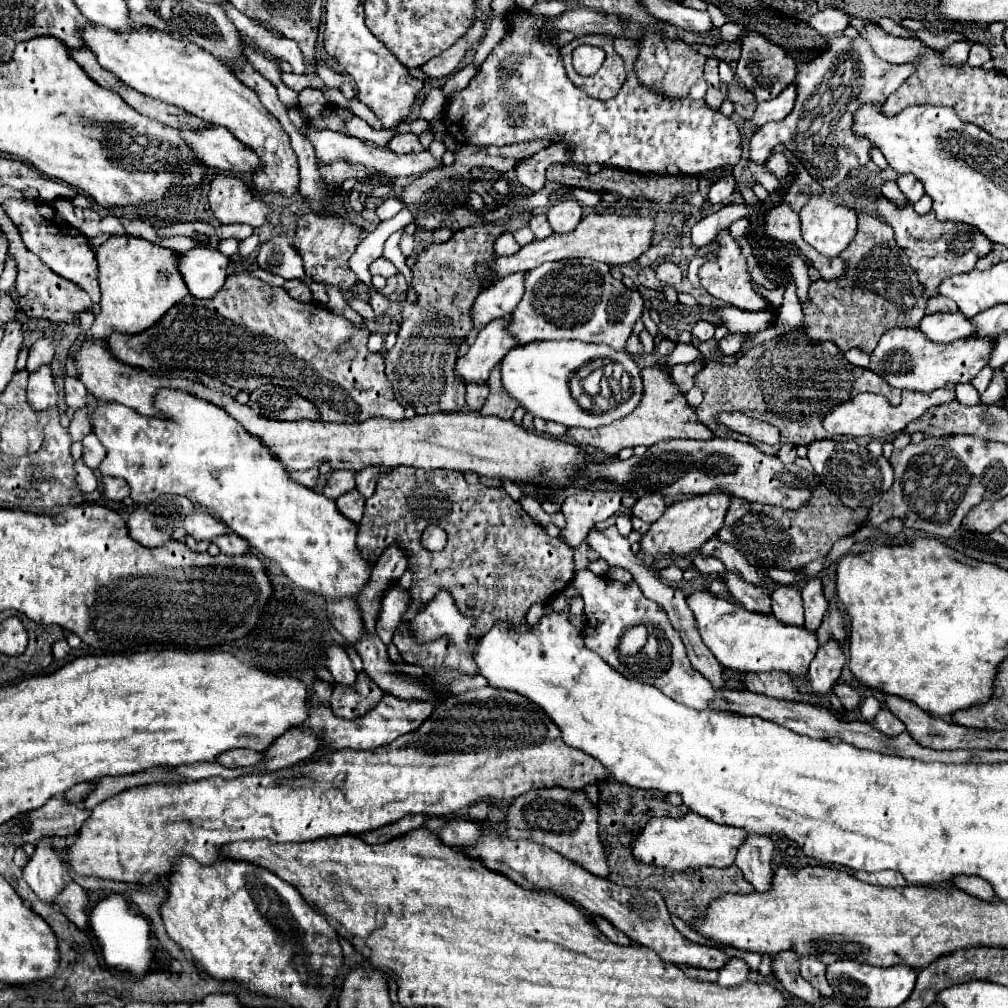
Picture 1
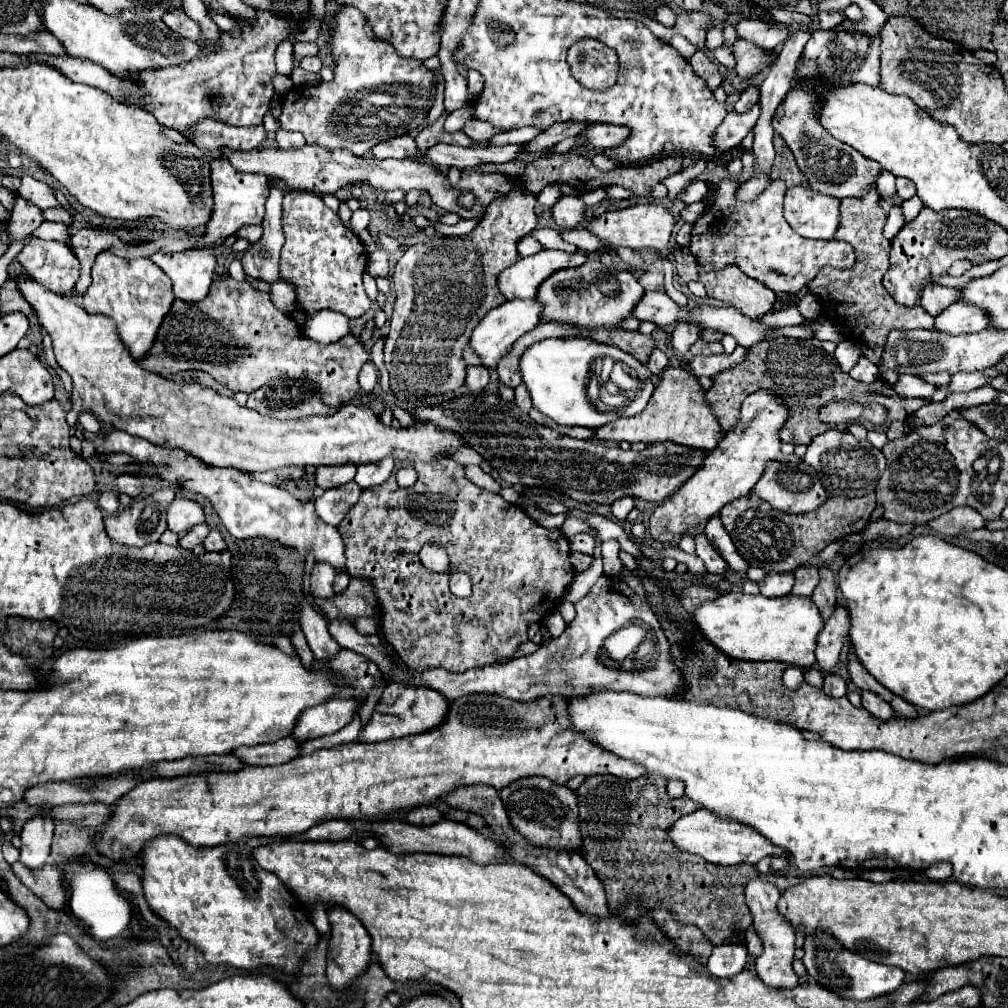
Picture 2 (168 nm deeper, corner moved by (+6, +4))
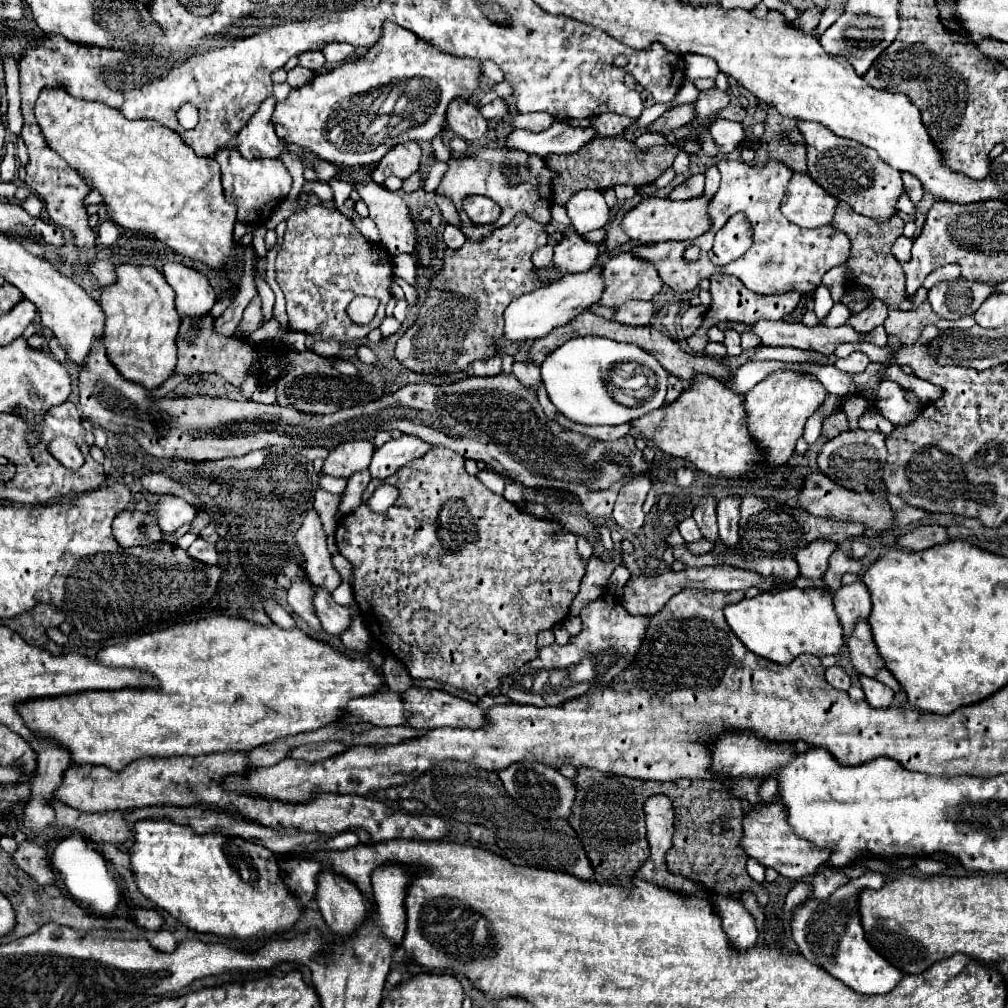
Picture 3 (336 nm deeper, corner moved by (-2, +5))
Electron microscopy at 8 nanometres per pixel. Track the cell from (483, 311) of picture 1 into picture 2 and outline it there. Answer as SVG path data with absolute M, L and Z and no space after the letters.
M541 250L533 256L519 258L513 266L499 274L497 288L505 300L513 298L533 298L539 284L553 272L561 268L577 268L587 260L585 252L567 254L561 250Z

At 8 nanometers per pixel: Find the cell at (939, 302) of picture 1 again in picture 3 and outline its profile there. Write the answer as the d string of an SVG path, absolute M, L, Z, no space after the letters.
M967 279L941 281L933 289L929 289L927 299L937 315L943 319L961 319L965 315L973 315L981 303L993 293L995 285L975 283Z

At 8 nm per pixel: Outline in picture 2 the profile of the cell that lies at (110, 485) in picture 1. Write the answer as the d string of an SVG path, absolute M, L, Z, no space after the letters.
M131 474L117 476L117 492L119 494L127 494L127 496L139 496L141 494L139 478L131 476Z

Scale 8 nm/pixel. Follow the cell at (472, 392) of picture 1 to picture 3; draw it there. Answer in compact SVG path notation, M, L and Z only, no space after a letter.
M493 355L485 361L473 361L473 373L481 375L481 377L491 377L501 373L501 355Z

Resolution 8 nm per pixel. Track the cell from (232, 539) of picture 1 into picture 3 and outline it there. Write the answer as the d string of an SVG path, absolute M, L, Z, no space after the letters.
M203 539L193 541L191 547L187 549L187 553L189 553L189 557L193 557L193 559L205 563L205 565L217 565L217 561L219 561L219 553L217 553L215 545L207 543Z

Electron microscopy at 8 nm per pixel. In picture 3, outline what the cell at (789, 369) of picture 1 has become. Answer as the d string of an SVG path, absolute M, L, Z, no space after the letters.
M839 409L835 415L831 415L829 419L825 419L825 423L823 423L823 433L821 433L821 435L827 437L827 439L831 439L831 437L835 437L835 435L847 431L847 429L849 429L847 417L845 417L845 413Z

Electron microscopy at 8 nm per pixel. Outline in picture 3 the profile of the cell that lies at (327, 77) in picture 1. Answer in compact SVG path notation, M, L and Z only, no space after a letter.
M307 51L299 55L299 65L307 67L311 71L319 71L325 65L325 57L321 51Z

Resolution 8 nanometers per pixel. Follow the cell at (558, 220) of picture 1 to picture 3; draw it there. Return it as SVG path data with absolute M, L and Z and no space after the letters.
M581 189L567 203L567 215L577 233L601 229L609 221L609 207L597 189Z

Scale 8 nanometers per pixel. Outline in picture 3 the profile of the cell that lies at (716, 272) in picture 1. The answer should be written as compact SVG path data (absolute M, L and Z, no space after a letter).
M721 273L711 277L711 289L709 291L711 291L709 311L705 313L701 327L691 337L687 337L687 343L695 353L705 353L705 345L709 343L707 329L715 327L719 321L739 321L745 325L753 325L753 321L761 321L761 319L777 321L777 319L783 319L785 315L789 315L797 307L797 303L801 301L801 293L783 293L783 295L773 295L773 297L751 293L737 277L721 275Z

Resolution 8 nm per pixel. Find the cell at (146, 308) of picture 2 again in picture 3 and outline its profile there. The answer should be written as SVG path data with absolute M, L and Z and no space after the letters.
M121 265L117 267L117 283L101 289L99 305L105 311L103 343L113 367L127 381L139 383L149 391L161 387L175 373L175 337L181 323L173 303L173 289L165 283L163 273L155 267Z

